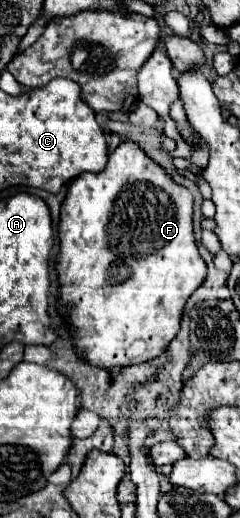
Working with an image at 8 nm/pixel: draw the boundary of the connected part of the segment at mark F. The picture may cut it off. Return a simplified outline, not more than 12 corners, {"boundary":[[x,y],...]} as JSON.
{"boundary":[[123,140],[61,204],[83,360],[179,332],[207,266],[193,194]]}

